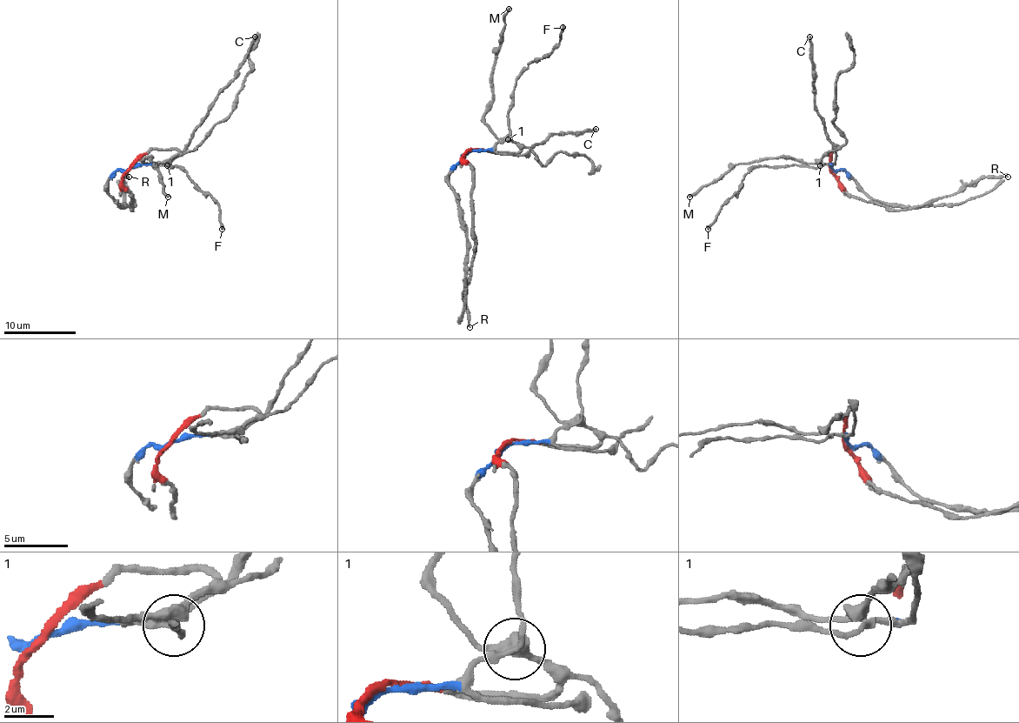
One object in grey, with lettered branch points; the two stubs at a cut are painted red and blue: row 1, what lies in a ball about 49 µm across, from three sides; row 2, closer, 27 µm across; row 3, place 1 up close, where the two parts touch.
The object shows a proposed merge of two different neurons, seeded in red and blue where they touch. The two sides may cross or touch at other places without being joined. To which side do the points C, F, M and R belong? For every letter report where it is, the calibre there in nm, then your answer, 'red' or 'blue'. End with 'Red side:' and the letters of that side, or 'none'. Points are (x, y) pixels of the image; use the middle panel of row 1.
C: place (596, 129); calibre 280 nm; blue
F: place (562, 27); calibre 240 nm; blue
M: place (509, 9); calibre 280 nm; red
R: place (469, 327); calibre 240 nm; red
Red side: M, R

